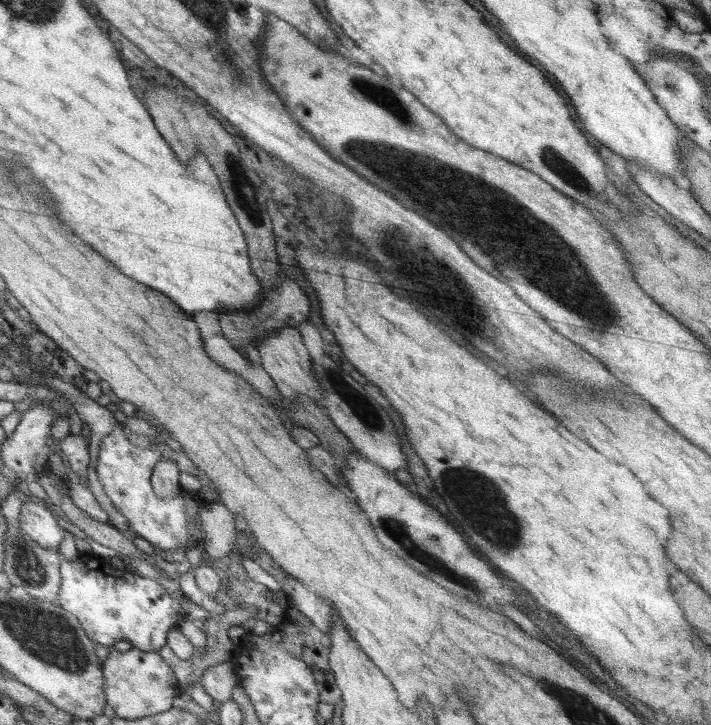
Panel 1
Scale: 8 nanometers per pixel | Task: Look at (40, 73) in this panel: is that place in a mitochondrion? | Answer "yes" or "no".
no

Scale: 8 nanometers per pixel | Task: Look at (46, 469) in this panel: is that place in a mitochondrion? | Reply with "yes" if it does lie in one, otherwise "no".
no

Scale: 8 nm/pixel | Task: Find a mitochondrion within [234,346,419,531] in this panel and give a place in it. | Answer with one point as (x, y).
(350, 395)

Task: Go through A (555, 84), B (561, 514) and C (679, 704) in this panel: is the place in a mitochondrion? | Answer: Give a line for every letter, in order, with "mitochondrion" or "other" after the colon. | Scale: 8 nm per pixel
A: other
B: other
C: other

